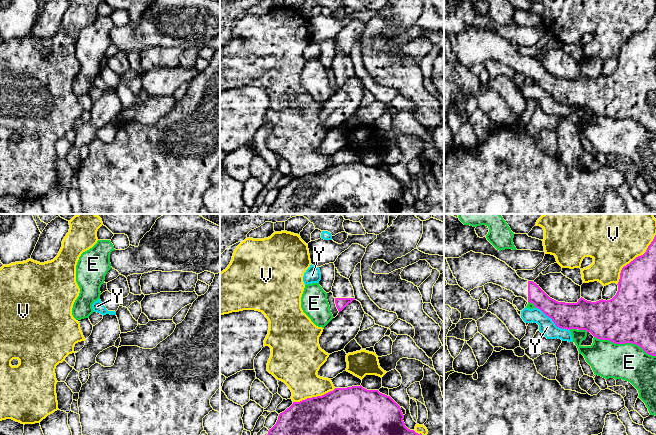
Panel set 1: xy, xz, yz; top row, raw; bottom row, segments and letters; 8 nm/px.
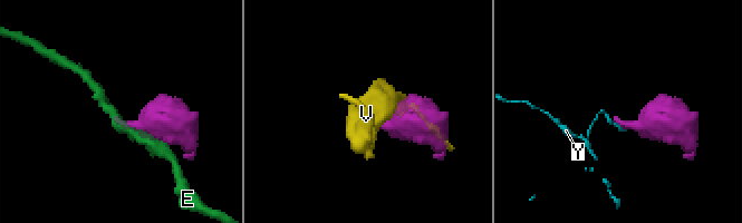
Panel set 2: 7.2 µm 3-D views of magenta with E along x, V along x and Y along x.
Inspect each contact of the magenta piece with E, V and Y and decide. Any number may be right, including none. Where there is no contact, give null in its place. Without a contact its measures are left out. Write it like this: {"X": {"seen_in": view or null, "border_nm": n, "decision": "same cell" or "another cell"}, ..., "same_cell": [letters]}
{"E": {"seen_in": "yz", "border_nm": 500, "decision": "another cell"}, "V": {"seen_in": "yz", "border_nm": 500, "decision": "another cell"}, "Y": {"seen_in": "yz", "border_nm": 320, "decision": "another cell"}, "same_cell": []}

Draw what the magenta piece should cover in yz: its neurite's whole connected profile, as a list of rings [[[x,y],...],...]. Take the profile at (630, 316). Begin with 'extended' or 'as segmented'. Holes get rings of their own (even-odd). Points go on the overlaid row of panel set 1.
extended; [[[656,235],[643,255],[622,268],[618,291],[607,301],[601,299],[591,302],[581,297],[577,303],[558,302],[550,298],[539,285],[520,278],[505,262],[491,255],[470,251],[459,258],[446,259],[458,285],[468,292],[487,283],[499,285],[533,303],[561,329],[586,330],[597,339],[615,344],[636,344],[647,354],[656,356]]]

